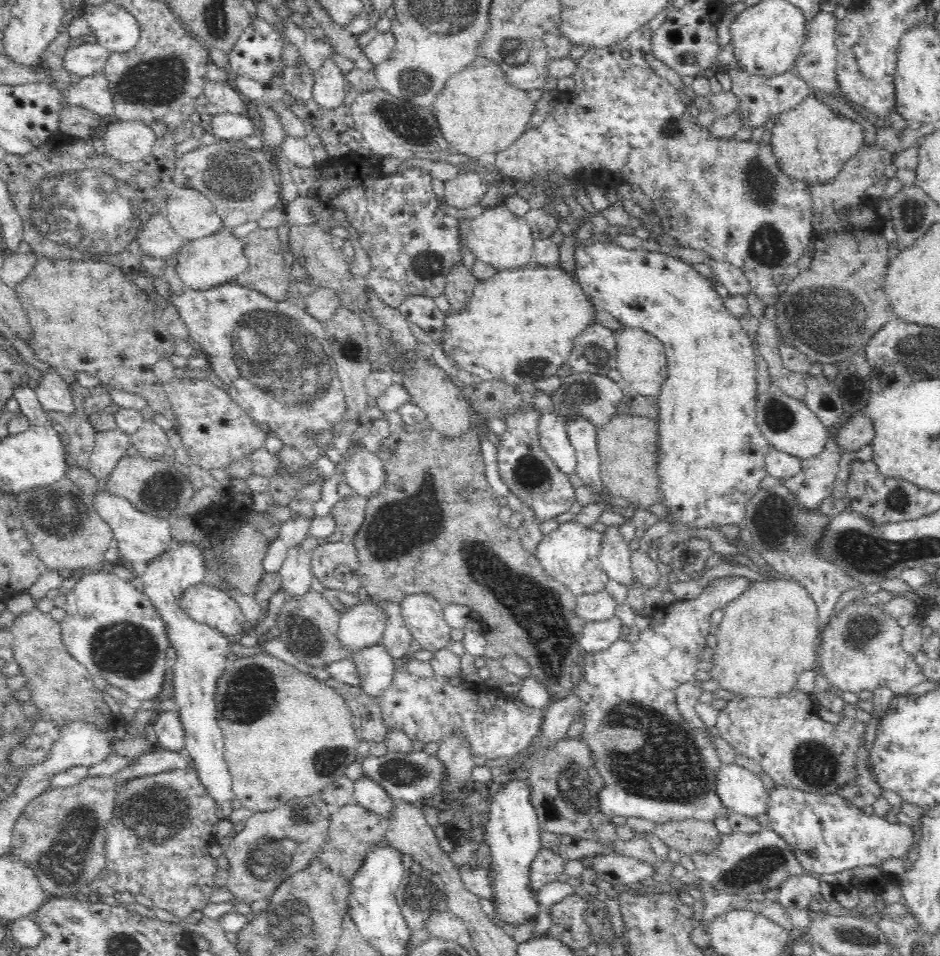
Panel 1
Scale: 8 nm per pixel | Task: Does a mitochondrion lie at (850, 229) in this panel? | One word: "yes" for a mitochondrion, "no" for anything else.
no

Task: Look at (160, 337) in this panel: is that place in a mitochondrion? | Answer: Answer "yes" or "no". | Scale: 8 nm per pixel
no

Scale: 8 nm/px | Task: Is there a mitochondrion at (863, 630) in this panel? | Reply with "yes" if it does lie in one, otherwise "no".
yes

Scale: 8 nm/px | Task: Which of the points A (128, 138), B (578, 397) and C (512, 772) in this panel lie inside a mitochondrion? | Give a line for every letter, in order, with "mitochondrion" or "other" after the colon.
A: other
B: mitochondrion
C: other

